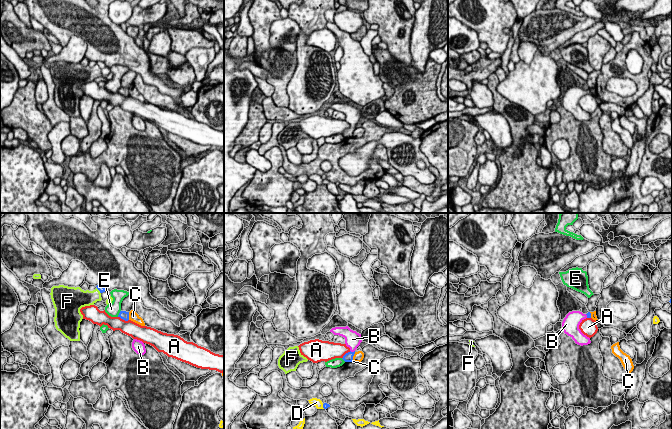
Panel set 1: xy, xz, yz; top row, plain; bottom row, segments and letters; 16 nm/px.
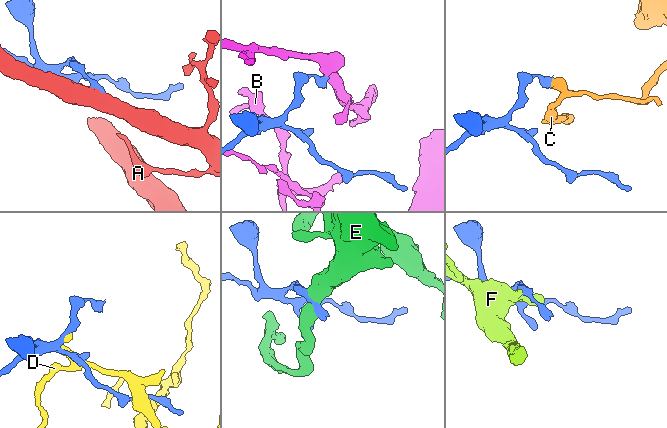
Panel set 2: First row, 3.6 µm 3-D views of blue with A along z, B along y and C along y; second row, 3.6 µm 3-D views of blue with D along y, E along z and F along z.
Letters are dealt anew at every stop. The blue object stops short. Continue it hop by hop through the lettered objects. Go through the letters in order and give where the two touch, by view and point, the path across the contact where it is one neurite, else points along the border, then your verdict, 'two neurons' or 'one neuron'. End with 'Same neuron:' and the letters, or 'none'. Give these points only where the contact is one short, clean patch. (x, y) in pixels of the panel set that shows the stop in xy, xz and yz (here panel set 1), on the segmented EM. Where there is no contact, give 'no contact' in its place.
A: contact xy (123, 319); border xy (118, 316), (128, 320); two neurons
B: contact xz (352, 352); way xz (348, 357), (352, 352), (352, 339); one neuron
C: contact xz (352, 357); border xz (355, 352), (352, 361); two neurons
D: contact xz (323, 406); two neurons
E: contact xy (119, 313); two neurons
F: contact xy (99, 290); border xy (96, 288), (100, 293); two neurons
Same neuron: B

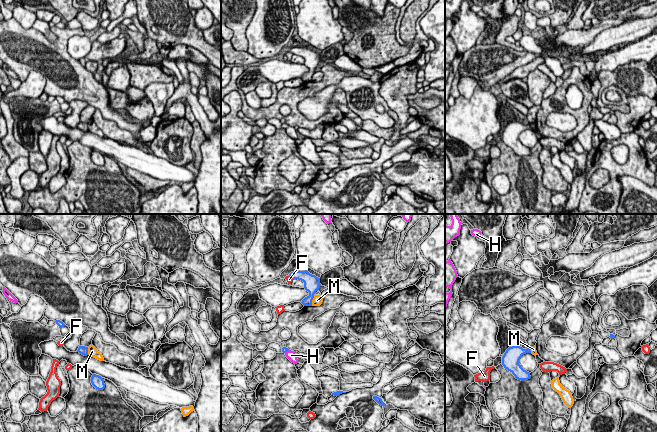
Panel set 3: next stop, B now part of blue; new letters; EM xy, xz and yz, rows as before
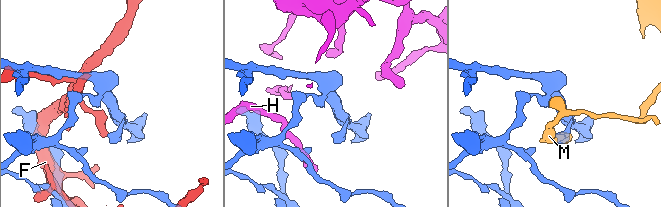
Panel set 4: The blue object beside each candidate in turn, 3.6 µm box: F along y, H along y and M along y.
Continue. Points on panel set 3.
F: contact xz (291, 276); two neurons
H: contact xz (287, 350); two neurons
M: contact xz (311, 301); two neurons
Same neuron: none

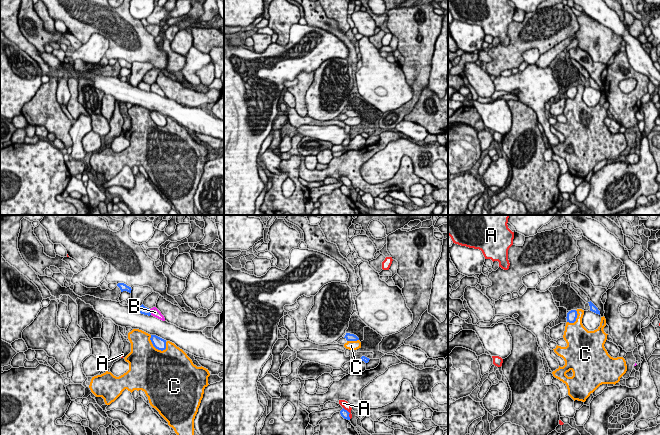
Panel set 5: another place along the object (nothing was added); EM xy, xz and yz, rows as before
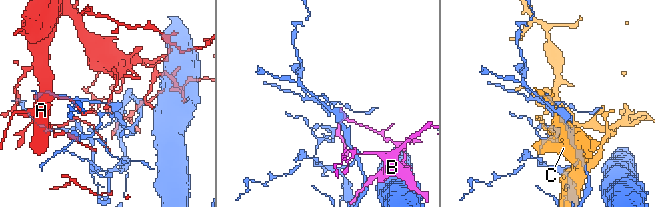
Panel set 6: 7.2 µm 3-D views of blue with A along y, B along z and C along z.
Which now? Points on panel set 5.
A: contact xz (349, 413); two neurons
B: contact xy (150, 312); two neurons
C: contact xy (155, 347); two neurons
Same neuron: none

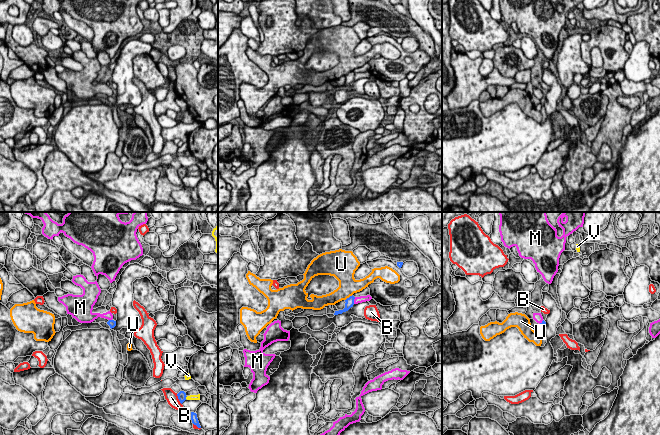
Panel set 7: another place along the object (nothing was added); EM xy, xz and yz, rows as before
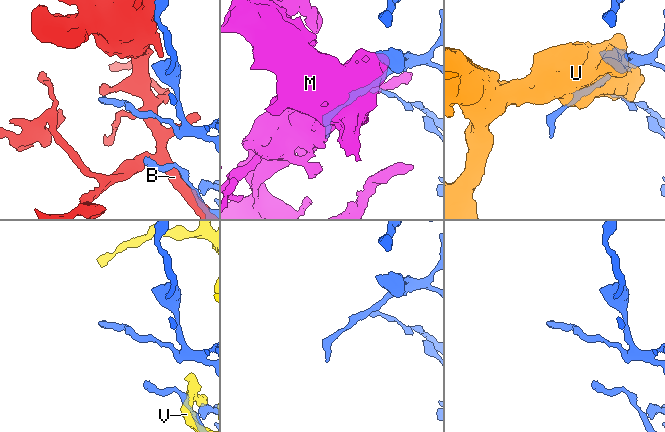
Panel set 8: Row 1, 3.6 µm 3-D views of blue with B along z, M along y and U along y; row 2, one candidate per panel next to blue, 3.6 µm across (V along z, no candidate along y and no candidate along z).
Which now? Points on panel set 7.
B: contact xy (178, 398); two neurons
M: contact xz (353, 300); two neurons
U: contact xz (349, 297); two neurons
V: contact xy (186, 396); two neurons
Same neuron: none

